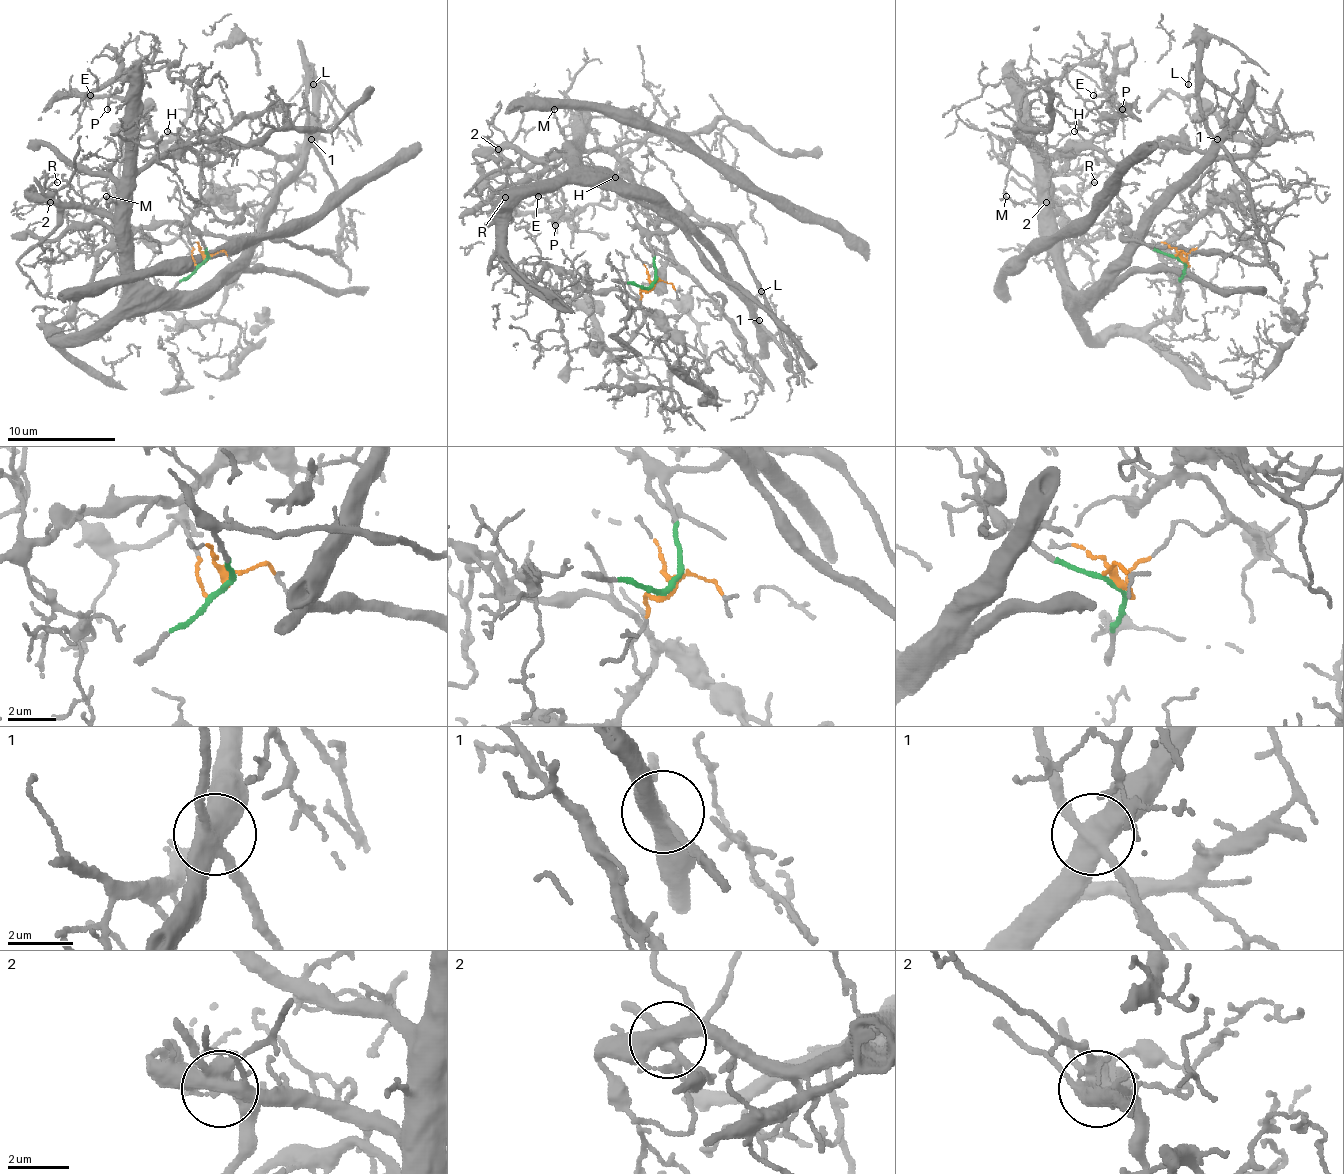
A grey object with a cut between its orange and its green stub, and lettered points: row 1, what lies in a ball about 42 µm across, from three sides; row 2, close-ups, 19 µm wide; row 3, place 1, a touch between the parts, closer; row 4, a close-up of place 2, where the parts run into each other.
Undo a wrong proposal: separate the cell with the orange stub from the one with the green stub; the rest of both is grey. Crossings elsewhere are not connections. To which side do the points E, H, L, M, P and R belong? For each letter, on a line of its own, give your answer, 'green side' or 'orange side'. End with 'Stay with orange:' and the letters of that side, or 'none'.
E: orange side
H: orange side
L: green side
M: orange side
P: orange side
R: orange side
Stay with orange: E, H, M, P, R

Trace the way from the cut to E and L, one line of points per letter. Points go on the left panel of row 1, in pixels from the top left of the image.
E: (205, 262), (194, 213), (93, 251), (66, 213), (63, 234), (199, 131), (202, 69), (71, 93), (90, 96)
L: (205, 262), (202, 234), (270, 234), (327, 251), (340, 264), (335, 183), (308, 134), (313, 69), (313, 85)

